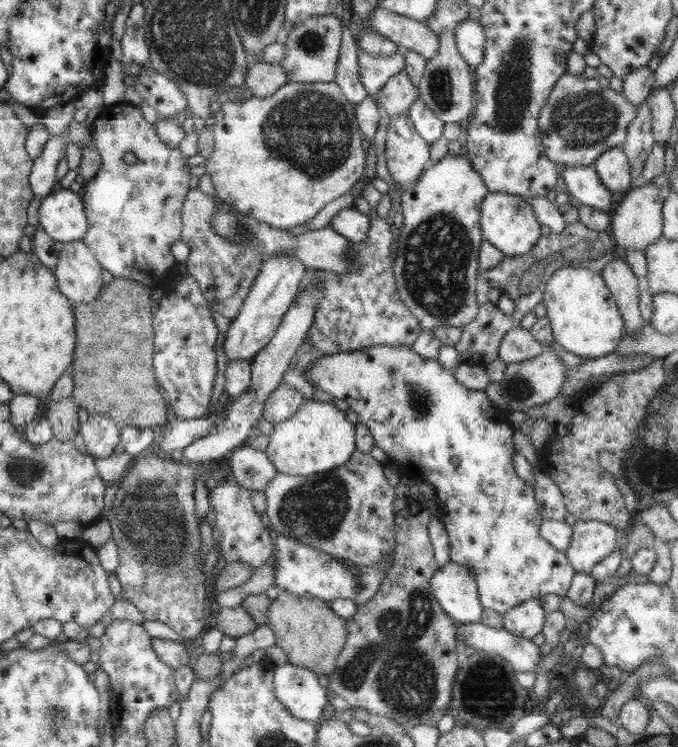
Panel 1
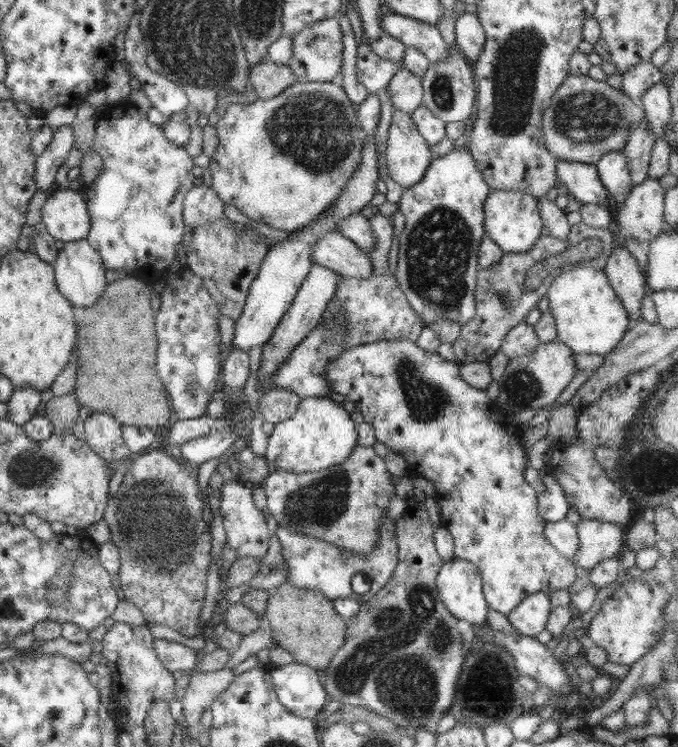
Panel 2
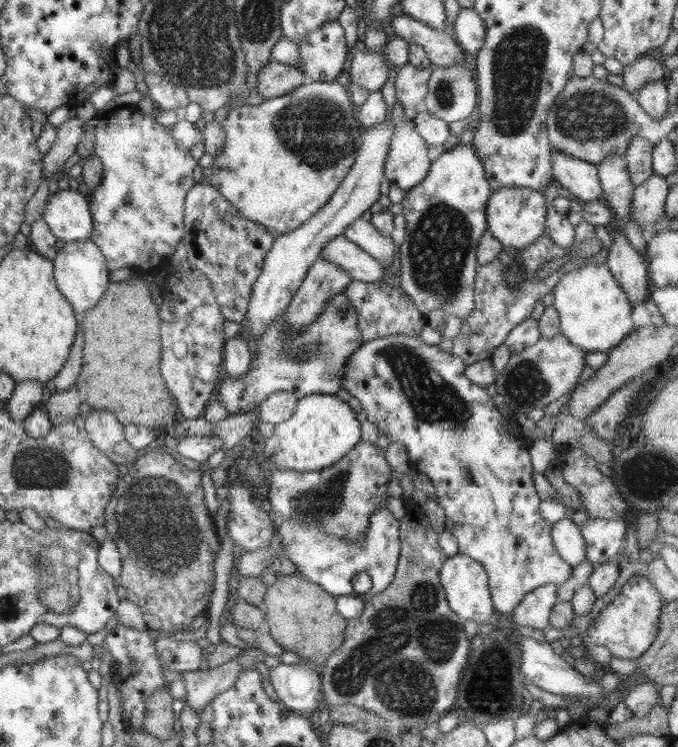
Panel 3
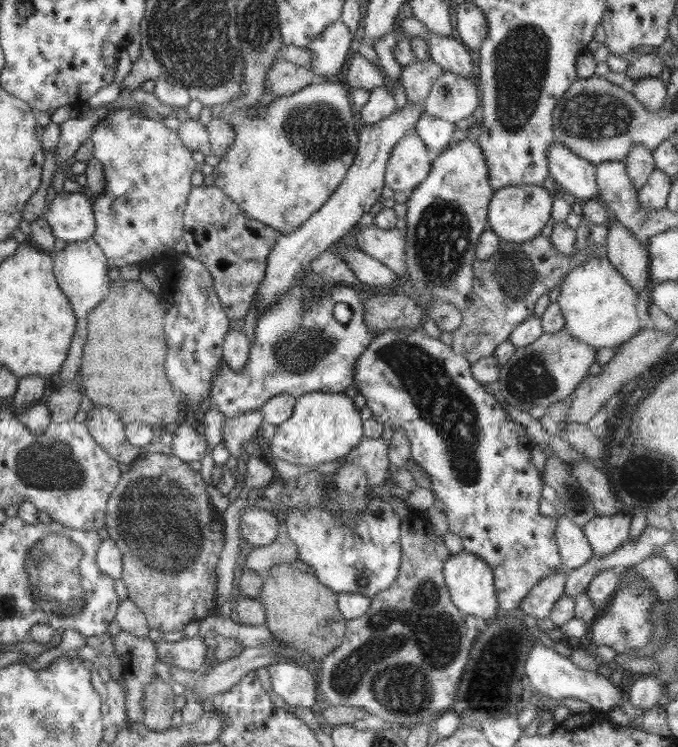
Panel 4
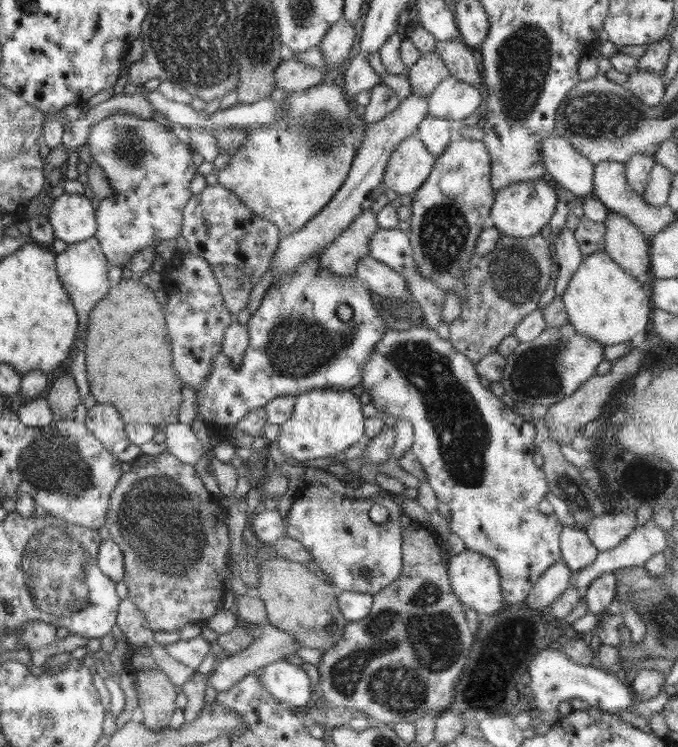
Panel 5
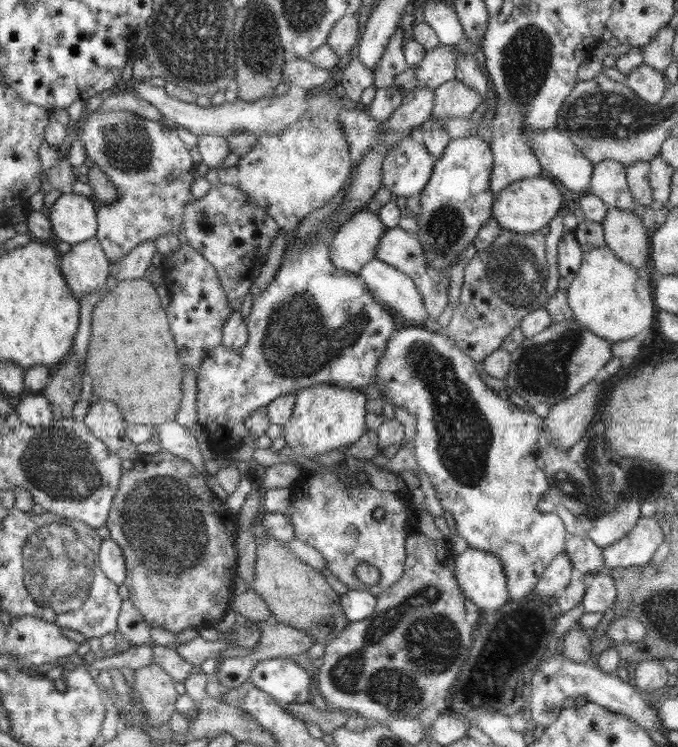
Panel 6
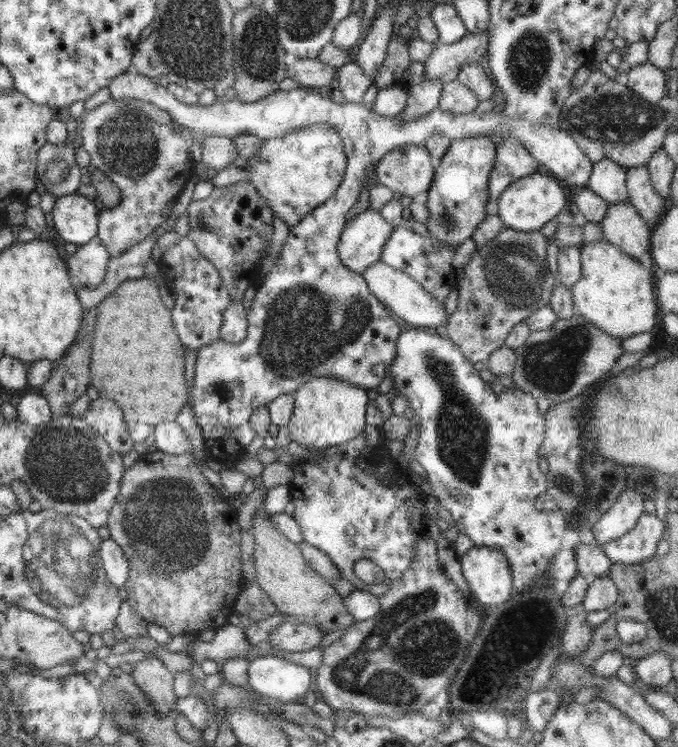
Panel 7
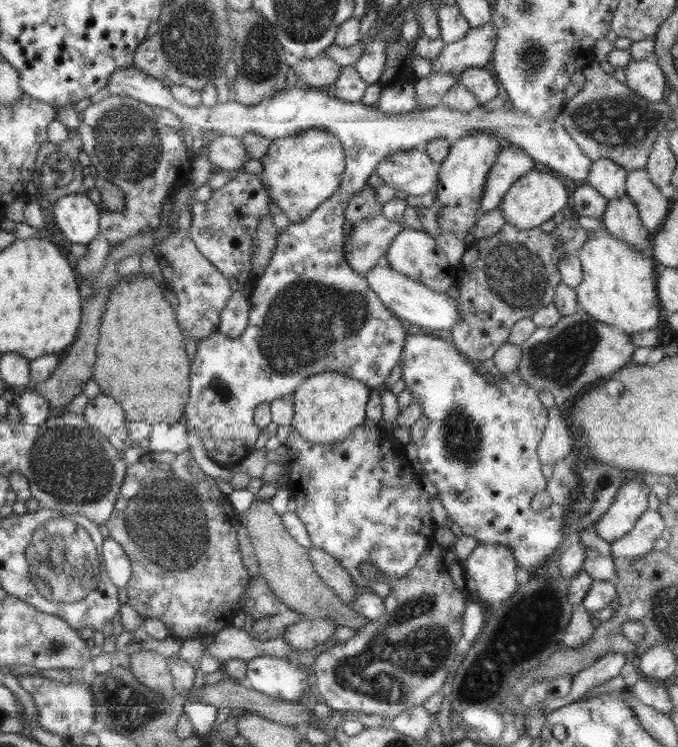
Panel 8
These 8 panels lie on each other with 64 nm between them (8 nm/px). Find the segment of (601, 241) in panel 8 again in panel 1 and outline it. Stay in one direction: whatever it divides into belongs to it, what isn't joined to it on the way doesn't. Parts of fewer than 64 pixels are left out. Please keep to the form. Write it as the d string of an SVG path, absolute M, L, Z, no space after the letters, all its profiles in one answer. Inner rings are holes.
M562 267L548 279L543 303L550 321L553 342L584 358L598 358L614 352L625 334L615 298L600 272L586 268Z

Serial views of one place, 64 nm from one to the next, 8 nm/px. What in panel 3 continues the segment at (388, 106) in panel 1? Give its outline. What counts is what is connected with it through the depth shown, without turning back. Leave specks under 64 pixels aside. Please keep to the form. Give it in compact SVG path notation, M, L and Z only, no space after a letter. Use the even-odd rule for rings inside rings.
M406 63L398 68L395 78L396 99L404 107L408 119L413 119L425 107L424 100L428 94L430 77L430 66L418 68Z

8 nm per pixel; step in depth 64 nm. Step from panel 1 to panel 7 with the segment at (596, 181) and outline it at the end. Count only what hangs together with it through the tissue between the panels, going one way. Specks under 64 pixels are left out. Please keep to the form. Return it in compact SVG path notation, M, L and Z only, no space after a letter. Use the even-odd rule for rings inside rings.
M127 69L120 76L113 78L108 88L112 93L112 99L120 101L124 98L134 98L134 100L158 106L170 113L177 126L183 125L189 128L195 136L200 138L224 136L233 139L235 136L248 134L264 139L276 138L284 136L293 128L300 128L309 124L328 123L336 129L344 145L347 167L340 186L324 204L311 210L304 219L289 229L288 237L284 245L280 247L278 262L276 262L274 269L263 278L264 282L256 287L251 310L247 313L246 338L242 342L232 344L219 337L216 342L211 342L198 350L194 384L190 392L190 404L196 424L202 429L201 439L205 444L208 457L220 462L236 462L242 454L246 454L246 446L256 438L256 431L249 423L255 408L268 405L269 402L282 394L294 394L295 390L305 382L313 378L330 376L371 391L375 390L387 376L388 367L396 356L396 343L401 333L400 326L392 319L392 312L369 291L363 275L350 270L340 262L337 245L340 242L344 225L347 223L346 214L357 202L364 184L366 184L367 172L374 169L389 150L404 148L407 144L423 146L425 140L433 134L441 134L451 141L475 137L476 135L495 134L521 142L524 148L528 149L528 152L538 161L538 164L546 168L550 176L566 180L568 184L578 189L587 186L593 169L593 162L583 153L583 150L580 150L576 141L556 124L540 123L521 117L509 118L509 116L503 116L501 112L492 111L477 114L474 110L468 114L454 114L434 108L432 112L416 120L403 120L399 116L382 116L371 107L361 103L334 100L319 89L304 88L303 86L296 90L278 90L254 103L240 102L235 98L233 100L216 100L211 106L188 105L177 100L168 91L168 88L156 83L155 79L138 74L132 69Z

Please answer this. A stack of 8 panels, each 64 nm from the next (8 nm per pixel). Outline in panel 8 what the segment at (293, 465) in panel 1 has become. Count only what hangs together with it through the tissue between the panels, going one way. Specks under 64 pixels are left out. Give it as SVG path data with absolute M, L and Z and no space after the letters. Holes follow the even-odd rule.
M335 370L315 374L303 380L292 394L294 416L291 426L310 443L332 445L348 439L348 435L352 435L352 431L364 422L371 391L363 382Z

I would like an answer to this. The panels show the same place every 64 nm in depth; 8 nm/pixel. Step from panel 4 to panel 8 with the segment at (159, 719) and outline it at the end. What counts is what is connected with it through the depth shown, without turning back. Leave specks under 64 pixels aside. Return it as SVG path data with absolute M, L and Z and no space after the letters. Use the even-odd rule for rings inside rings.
M148 650L138 651L130 656L130 669L134 678L165 700L170 700L175 690L168 658L156 651Z

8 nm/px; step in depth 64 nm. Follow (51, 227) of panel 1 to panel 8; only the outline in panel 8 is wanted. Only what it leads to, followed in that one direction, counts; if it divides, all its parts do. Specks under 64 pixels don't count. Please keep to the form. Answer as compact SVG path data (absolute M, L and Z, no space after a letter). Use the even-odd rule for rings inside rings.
M84 191L71 193L56 200L52 215L60 232L71 243L88 245L99 234L98 221L102 207Z

